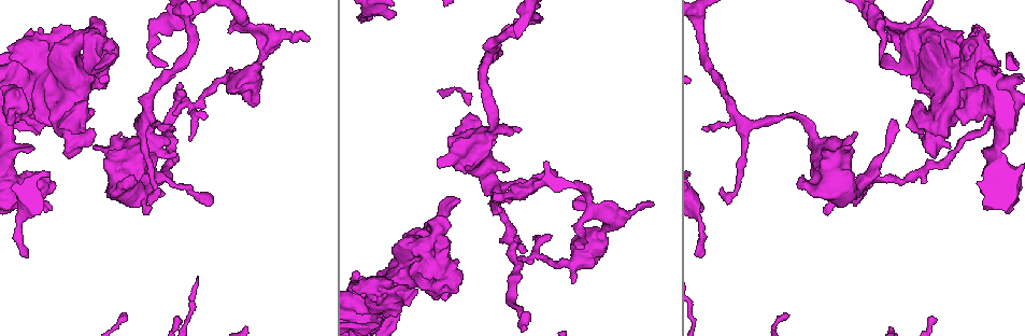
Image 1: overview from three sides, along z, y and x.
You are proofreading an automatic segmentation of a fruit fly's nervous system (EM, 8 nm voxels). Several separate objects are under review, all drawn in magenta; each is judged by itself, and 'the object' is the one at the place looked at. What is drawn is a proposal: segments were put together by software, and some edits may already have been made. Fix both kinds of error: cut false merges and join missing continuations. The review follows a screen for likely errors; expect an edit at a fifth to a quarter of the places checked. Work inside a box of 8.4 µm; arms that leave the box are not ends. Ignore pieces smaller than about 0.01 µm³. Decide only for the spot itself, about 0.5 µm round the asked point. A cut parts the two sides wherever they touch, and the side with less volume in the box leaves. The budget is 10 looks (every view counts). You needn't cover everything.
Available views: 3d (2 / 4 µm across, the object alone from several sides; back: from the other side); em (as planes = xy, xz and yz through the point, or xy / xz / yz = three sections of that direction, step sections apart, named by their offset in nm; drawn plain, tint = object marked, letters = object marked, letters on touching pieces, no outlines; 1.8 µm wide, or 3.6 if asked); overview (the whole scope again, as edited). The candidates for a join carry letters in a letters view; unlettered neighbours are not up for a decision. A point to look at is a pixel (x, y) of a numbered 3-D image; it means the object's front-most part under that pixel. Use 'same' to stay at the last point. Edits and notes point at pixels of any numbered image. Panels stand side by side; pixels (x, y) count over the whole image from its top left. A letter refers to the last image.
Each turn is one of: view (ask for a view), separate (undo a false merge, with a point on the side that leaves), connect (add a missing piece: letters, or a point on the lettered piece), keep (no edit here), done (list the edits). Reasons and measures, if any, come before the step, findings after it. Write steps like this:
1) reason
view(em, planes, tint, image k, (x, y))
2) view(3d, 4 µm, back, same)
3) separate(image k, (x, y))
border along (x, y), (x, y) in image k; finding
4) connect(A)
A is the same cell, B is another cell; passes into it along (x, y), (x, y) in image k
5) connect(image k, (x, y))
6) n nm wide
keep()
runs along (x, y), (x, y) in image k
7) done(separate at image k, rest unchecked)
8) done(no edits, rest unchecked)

sudden change in width
view(em, planes, letters, image 1, (147, 141))

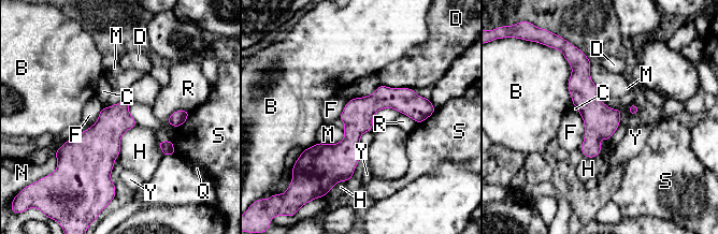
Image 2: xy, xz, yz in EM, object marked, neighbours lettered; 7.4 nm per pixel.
B touches over 360 nm
keep()
B, C, D, F, H, M, N, Q, R, S and Y are other cells; runs along (426, 112), (378, 101), (336, 151), (307, 151) in image 2; continuous, no second cell

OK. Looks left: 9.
an open end
view(3d, 2 µm, image 1, (164, 64))

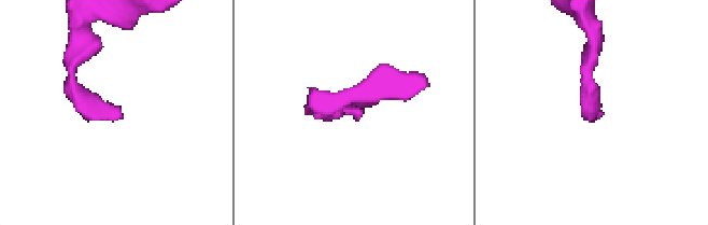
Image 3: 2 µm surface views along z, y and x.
view(em, yz, step 16, tint, image 3, (601, 112))

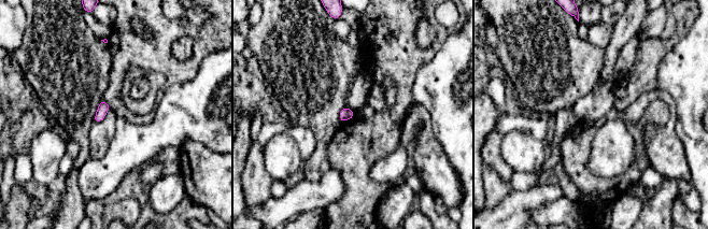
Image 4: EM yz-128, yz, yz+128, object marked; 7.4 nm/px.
cut it another way
view(em, planes, letters, same)

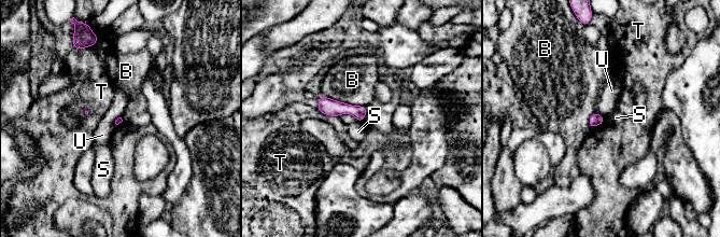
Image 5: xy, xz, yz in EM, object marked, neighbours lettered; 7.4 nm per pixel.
keep()
B, S, T and U are other cells; none of them fits

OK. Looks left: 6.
end of a long branch
view(3d, 4 µm, back, image 1, (377, 323))

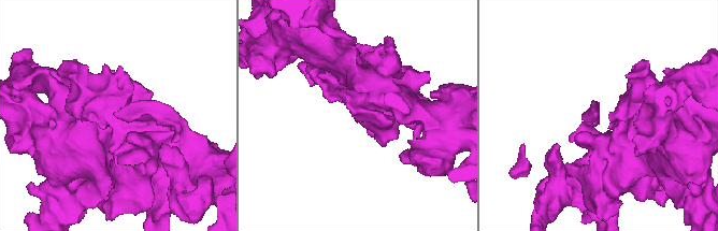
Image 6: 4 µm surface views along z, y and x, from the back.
shape alone is not enough
view(em, yz, step 8, letters, image 6, (595, 113))

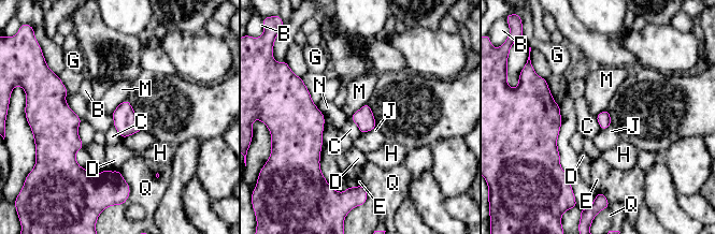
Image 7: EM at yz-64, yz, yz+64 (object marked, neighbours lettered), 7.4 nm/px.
keep()
B, C, D, E, G, H, J, M, N and Q are other cells; border along (349, 117), (360, 132) in image 7; no lettered piece goes on from it

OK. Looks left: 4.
an open end
view(em, xy, step 16, plain, image 1, (383, 318))

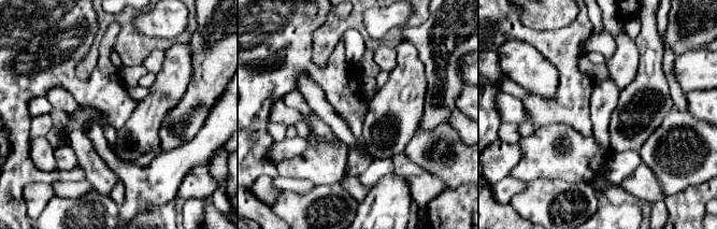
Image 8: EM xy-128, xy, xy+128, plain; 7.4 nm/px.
what lies round it
view(em, xy, step 16, letters, same)

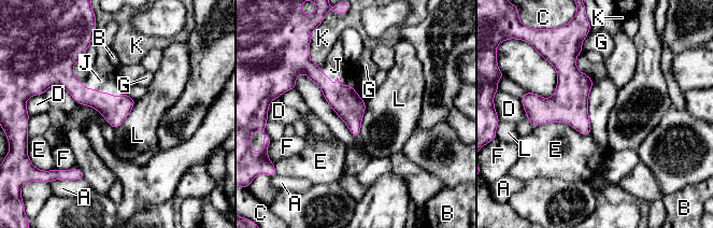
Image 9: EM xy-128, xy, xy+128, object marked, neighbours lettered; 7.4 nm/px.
E touches over 440 nm
connect(J)
J is the same cell, A, B, C, D, E, F, G, K and L are other cells; it goes on there

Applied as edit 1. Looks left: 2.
done(connect at image 9, rest unchecked)

